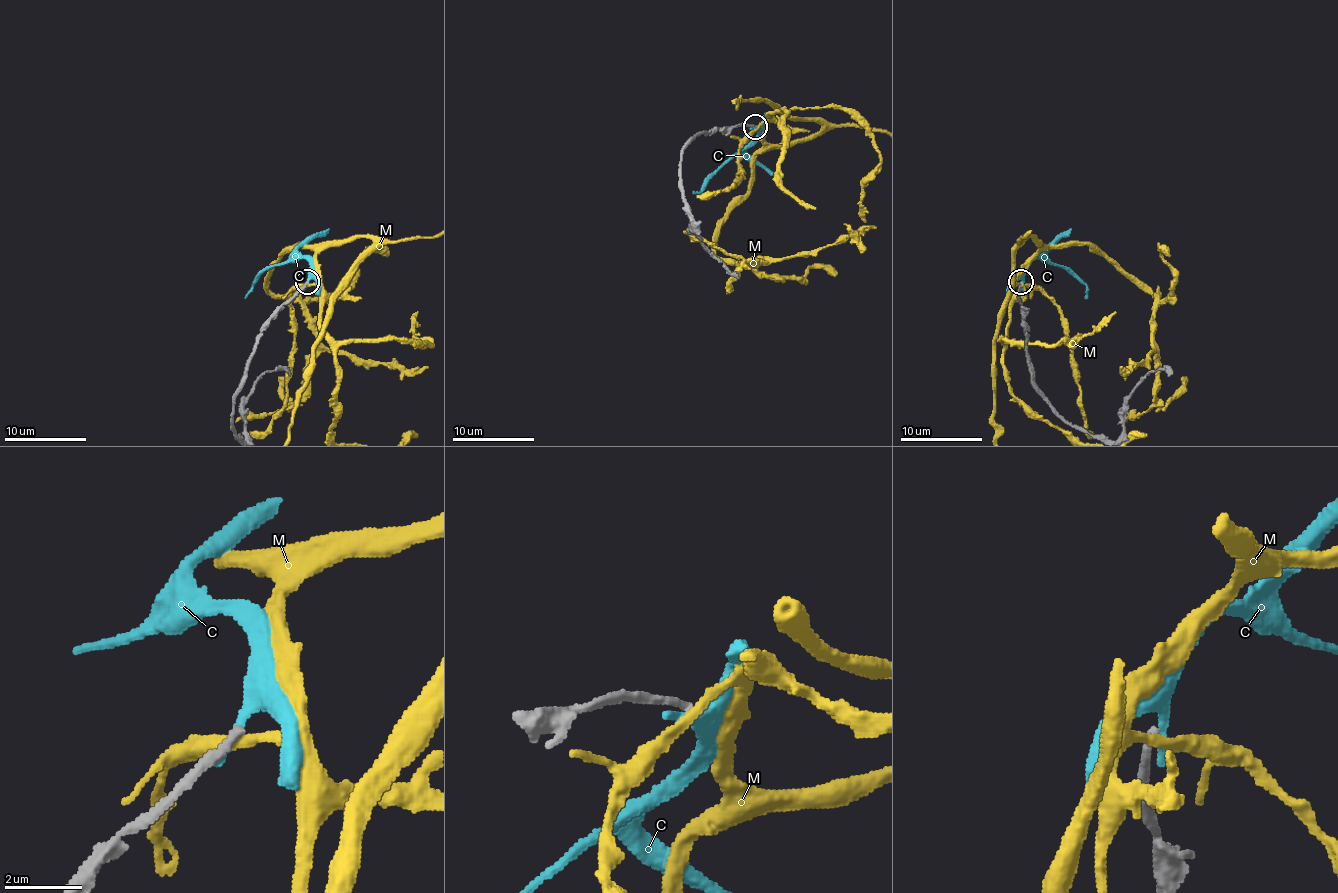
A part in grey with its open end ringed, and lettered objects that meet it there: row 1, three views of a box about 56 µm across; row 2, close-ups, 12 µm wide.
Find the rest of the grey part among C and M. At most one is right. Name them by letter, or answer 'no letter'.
no letter

